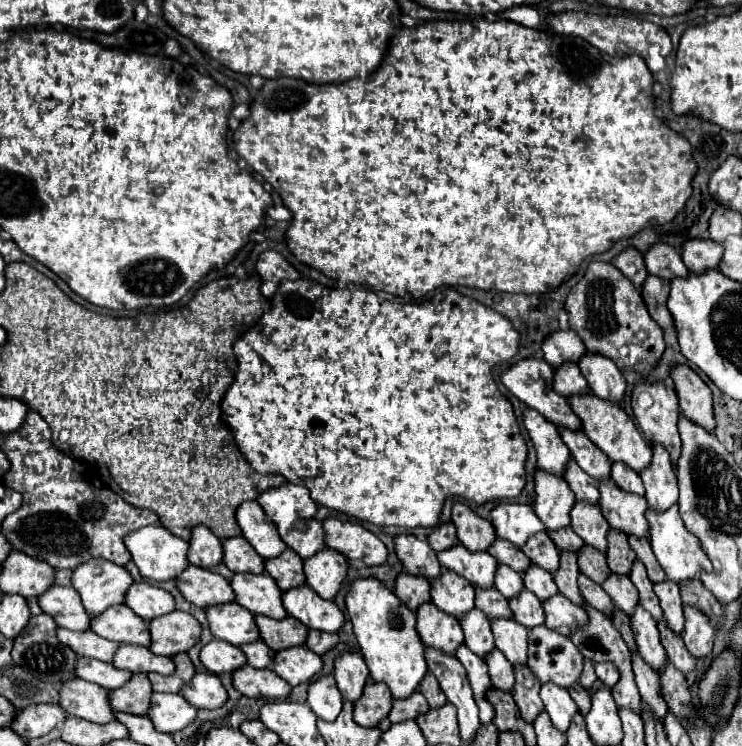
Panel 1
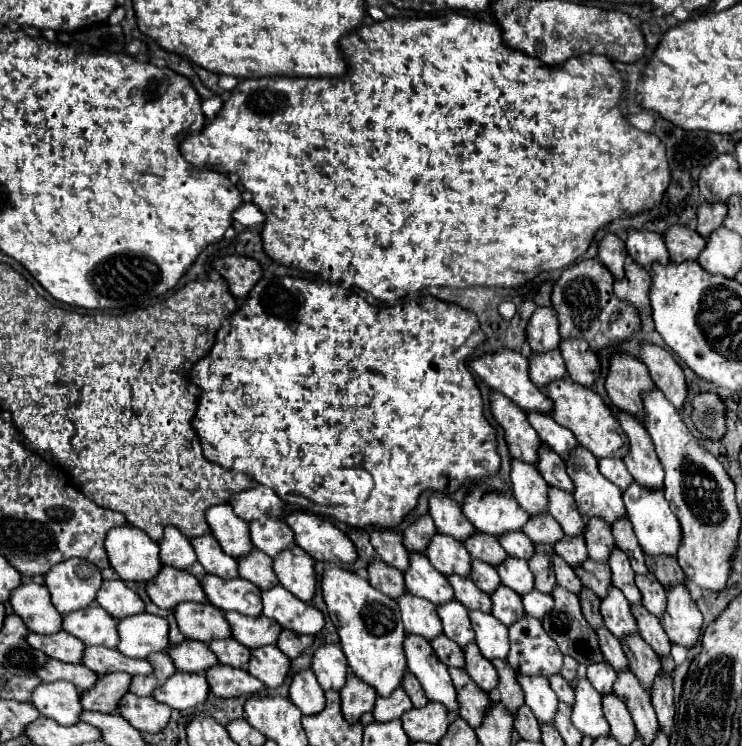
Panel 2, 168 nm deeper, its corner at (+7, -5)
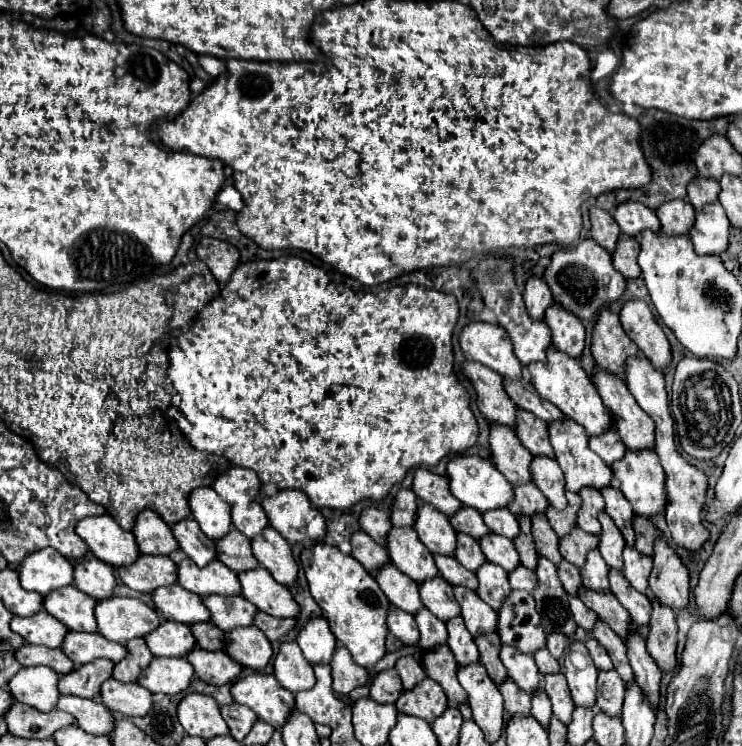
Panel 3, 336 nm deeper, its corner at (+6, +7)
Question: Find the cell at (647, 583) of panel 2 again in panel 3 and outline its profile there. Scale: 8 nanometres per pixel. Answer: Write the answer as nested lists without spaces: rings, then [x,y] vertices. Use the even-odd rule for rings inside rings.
[[[625,546],[623,550],[623,576],[629,580],[629,584],[639,590],[639,592],[647,592],[649,588],[649,572],[653,568],[653,560],[651,556],[639,554],[635,548]]]

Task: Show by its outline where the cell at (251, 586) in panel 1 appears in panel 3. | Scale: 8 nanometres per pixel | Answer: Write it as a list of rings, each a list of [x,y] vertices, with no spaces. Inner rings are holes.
[[[189,558],[177,564],[177,584],[199,596],[225,594],[237,596],[237,574],[225,568],[219,560],[209,562],[205,568],[197,568]]]

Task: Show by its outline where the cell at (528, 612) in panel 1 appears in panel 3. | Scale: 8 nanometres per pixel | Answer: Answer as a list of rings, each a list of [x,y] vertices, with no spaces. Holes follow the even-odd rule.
[[[485,562],[475,570],[475,576],[479,580],[479,588],[477,588],[477,596],[487,602],[493,610],[501,608],[505,596],[509,594],[509,580],[505,580],[507,572],[493,564],[493,562]]]

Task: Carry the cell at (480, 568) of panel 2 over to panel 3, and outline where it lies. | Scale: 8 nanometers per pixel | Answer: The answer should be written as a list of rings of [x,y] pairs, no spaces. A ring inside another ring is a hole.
[[[459,532],[457,534],[457,548],[455,548],[455,558],[459,564],[463,564],[467,570],[475,570],[481,562],[485,562],[485,556],[477,544],[475,538]]]

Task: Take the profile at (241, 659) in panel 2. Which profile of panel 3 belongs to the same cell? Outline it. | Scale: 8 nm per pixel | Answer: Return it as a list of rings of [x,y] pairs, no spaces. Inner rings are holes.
[[[211,622],[191,624],[191,632],[193,632],[199,648],[203,648],[203,650],[223,650],[223,632],[217,626],[213,626]]]

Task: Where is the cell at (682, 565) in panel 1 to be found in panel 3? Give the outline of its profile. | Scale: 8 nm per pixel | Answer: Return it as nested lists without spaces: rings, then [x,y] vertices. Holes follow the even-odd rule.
[[[651,448],[637,450],[637,452],[627,450],[625,456],[611,466],[611,470],[613,470],[615,478],[621,482],[621,492],[625,494],[625,498],[633,506],[635,514],[653,516],[653,514],[665,510],[665,504],[667,504],[667,496],[665,496],[665,472],[663,472],[663,468],[661,468],[661,464],[657,460],[657,454]]]

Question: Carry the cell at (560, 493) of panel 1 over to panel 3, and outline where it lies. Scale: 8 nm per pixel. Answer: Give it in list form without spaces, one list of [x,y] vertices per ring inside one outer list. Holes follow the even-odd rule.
[[[491,424],[489,448],[491,448],[491,462],[511,484],[531,482],[529,476],[531,452],[523,448],[513,428],[503,424]]]

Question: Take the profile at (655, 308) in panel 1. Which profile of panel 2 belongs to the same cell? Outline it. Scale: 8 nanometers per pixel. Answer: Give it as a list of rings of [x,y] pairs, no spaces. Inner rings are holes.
[[[628,262],[628,272],[624,280],[614,282],[614,294],[618,300],[634,306],[636,310],[644,310],[650,308],[650,300],[648,300],[650,286],[652,286],[650,272],[634,262]]]

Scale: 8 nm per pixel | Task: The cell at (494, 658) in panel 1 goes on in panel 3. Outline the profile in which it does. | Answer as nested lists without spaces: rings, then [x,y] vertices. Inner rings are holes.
[[[455,616],[455,618],[447,620],[445,626],[447,626],[447,634],[449,634],[447,646],[451,648],[455,660],[459,664],[479,662],[477,660],[477,646],[473,644],[473,636],[465,628],[465,622],[461,620],[461,616]]]

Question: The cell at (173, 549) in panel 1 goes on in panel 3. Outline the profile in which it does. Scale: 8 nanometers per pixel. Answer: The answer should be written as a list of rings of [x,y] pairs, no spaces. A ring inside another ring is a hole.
[[[111,516],[83,518],[75,526],[77,536],[87,544],[91,554],[111,566],[125,566],[139,556],[131,532],[123,530]]]

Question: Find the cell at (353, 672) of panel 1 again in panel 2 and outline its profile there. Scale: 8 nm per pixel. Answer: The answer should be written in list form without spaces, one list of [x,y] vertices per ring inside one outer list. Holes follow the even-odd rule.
[[[336,644],[320,646],[312,658],[312,670],[322,690],[340,692],[346,684],[346,674],[348,674],[348,662],[342,648]]]

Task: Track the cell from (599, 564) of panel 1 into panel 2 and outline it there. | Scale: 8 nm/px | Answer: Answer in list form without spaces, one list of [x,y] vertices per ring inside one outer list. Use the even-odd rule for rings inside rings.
[[[564,536],[564,540],[560,540],[560,544],[554,544],[554,550],[572,568],[578,568],[580,564],[584,564],[588,560],[588,550],[586,550],[586,544],[584,544],[584,536],[580,536],[580,538]]]

